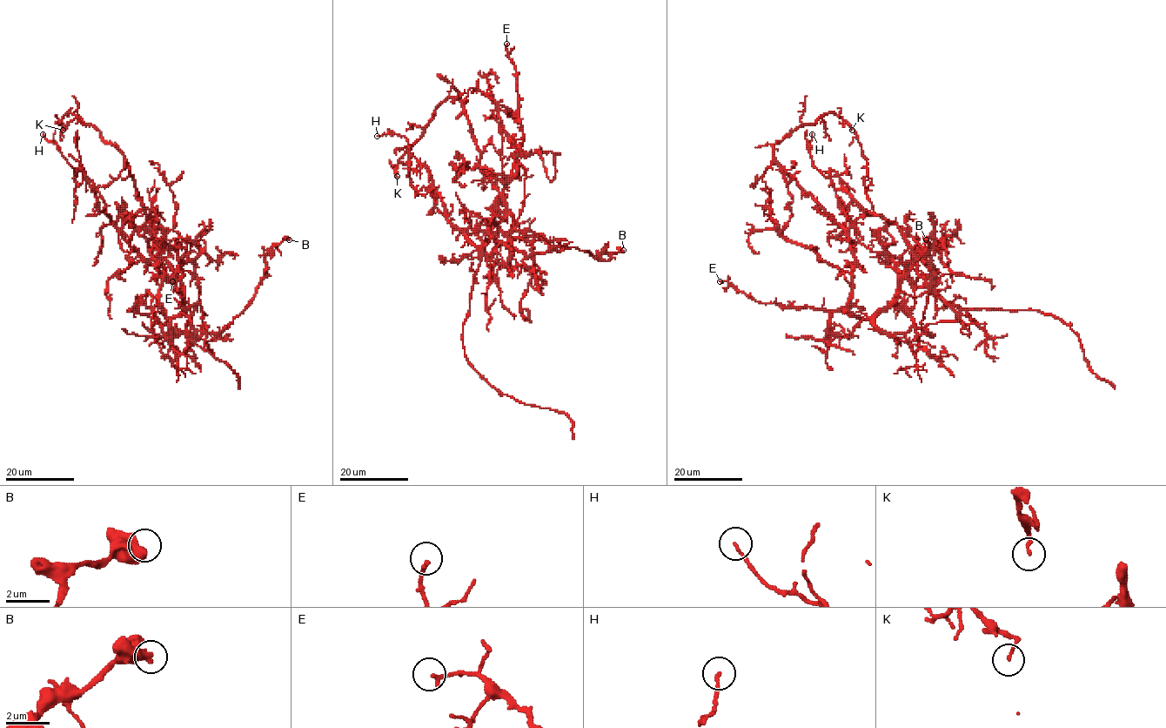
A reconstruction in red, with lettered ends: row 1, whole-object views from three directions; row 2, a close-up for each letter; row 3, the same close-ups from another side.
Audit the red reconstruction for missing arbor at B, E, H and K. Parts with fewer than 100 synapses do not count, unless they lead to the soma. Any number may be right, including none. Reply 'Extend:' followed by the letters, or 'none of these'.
Extend: none of these

